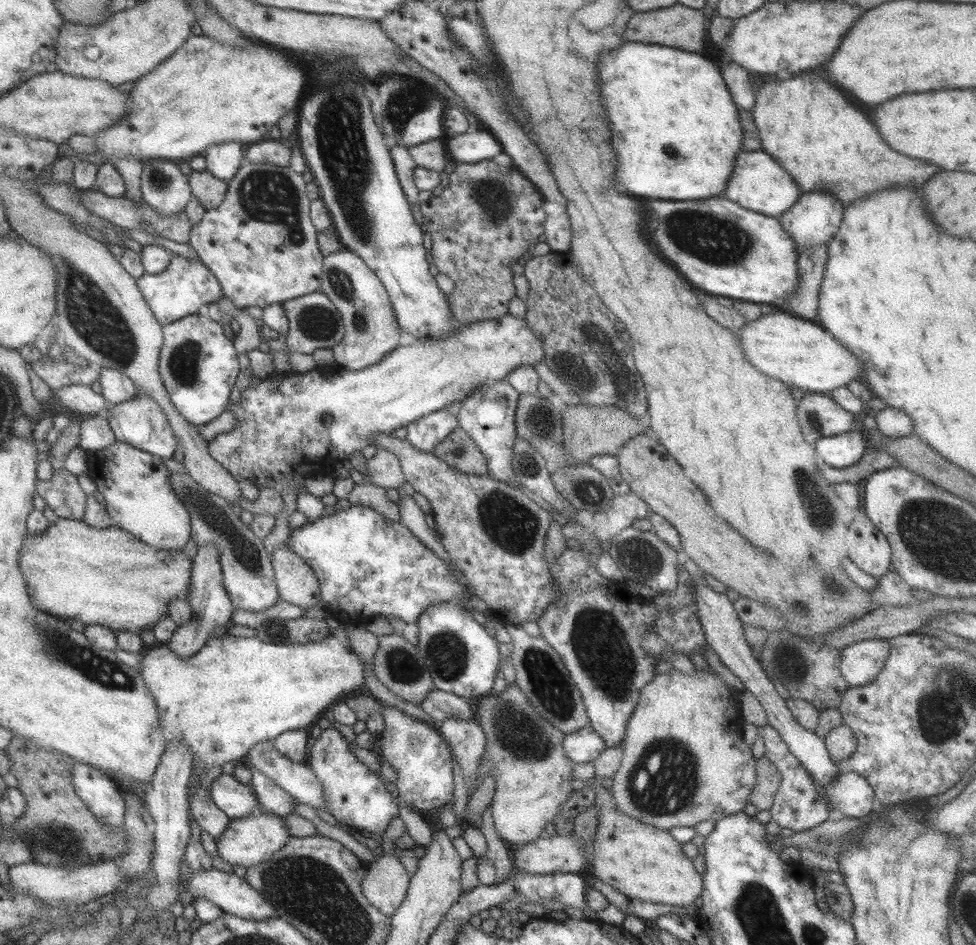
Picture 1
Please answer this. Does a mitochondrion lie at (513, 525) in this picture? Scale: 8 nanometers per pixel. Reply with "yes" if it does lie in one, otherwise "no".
yes

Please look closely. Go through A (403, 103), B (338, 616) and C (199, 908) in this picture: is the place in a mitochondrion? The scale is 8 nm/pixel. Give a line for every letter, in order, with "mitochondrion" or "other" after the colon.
A: mitochondrion
B: other
C: other

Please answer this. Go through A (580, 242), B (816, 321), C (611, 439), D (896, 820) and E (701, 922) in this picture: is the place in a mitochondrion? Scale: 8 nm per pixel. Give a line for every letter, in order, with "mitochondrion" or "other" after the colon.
A: other
B: other
C: other
D: mitochondrion
E: other

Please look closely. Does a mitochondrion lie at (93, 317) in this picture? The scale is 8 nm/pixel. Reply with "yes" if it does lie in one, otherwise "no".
yes

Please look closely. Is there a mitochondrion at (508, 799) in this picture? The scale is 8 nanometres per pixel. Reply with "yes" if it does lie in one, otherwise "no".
no

